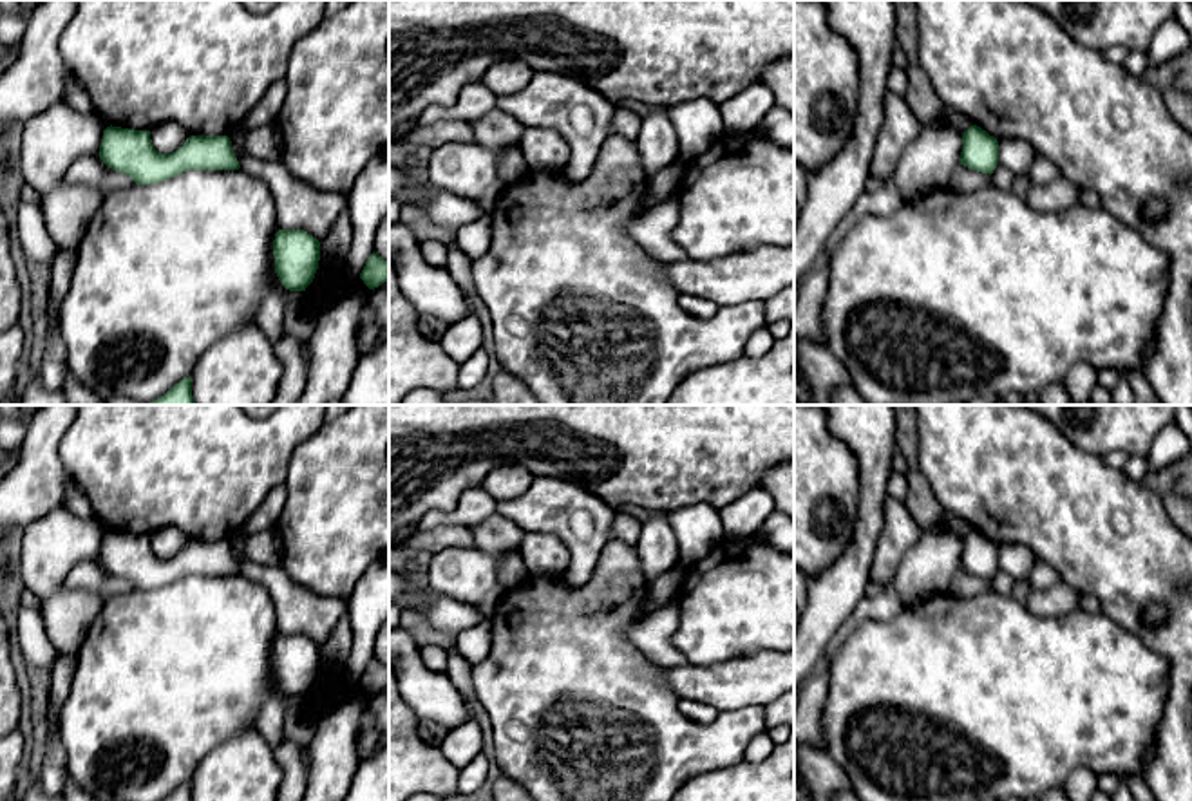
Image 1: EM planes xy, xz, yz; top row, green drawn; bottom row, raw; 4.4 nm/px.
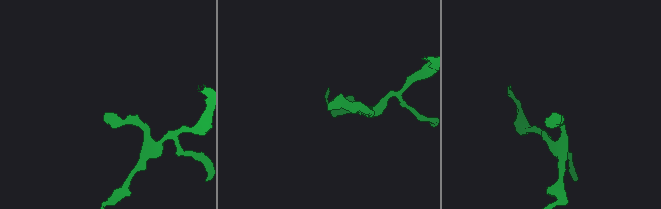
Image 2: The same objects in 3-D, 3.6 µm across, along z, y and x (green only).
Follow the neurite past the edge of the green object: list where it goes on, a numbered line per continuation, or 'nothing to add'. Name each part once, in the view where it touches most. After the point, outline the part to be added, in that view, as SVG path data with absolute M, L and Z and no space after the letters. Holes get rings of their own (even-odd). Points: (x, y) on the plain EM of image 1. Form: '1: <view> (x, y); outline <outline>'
nothing to add

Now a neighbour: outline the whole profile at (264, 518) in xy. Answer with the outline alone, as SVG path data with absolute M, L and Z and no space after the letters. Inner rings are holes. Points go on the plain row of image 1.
M286 483L275 486L262 504L248 517L242 524L246 533L262 532L262 530L275 530L277 521L284 510L288 497Z

